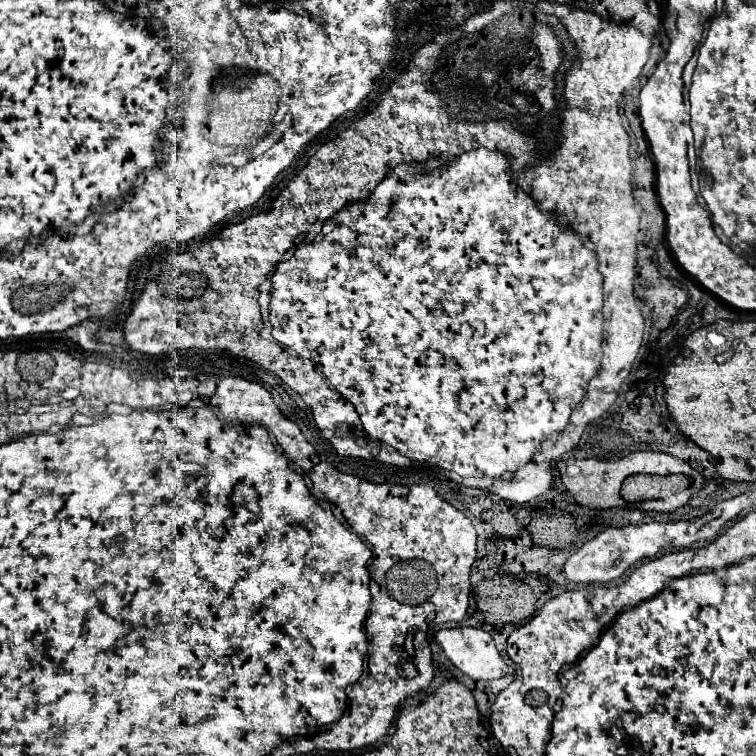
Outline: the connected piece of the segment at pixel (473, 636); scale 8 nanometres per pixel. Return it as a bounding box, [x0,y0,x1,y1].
[435,627,515,681]

